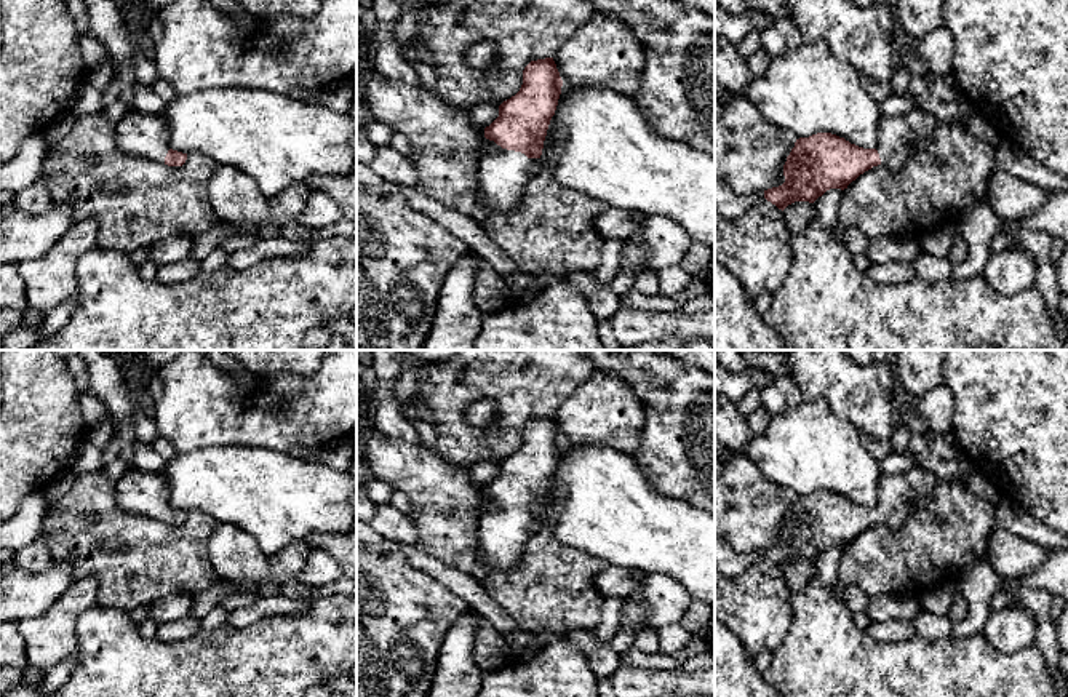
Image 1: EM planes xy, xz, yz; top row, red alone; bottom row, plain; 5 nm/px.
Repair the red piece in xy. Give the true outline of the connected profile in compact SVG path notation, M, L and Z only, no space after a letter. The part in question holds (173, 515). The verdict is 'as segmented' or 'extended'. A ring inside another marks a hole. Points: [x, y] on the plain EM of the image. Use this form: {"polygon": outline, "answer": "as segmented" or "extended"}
{"polygon": "M130 468L115 483L115 499L122 510L168 524L182 524L187 512L173 508L166 499L165 478L160 473Z", "answer": "extended"}

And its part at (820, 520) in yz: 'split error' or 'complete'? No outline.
split error

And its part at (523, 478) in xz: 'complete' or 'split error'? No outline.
split error

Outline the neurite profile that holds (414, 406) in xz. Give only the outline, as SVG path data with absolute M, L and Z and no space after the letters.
M417 395L411 396L404 404L403 404L403 412L404 416L416 417L420 420L425 420L428 424L433 424L433 416L427 403L419 398Z

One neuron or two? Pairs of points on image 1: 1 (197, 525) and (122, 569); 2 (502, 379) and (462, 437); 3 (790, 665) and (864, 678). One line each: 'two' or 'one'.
1: one
2: one
3: one

